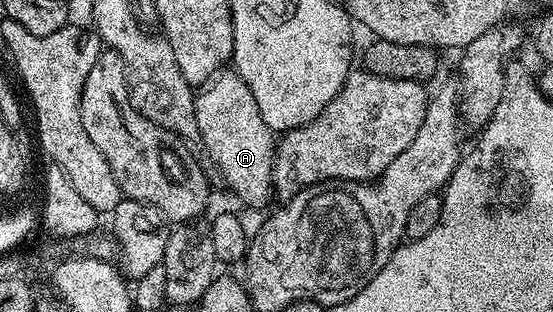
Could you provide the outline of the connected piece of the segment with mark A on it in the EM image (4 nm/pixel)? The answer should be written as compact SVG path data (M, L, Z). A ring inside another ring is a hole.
M234 73L222 75L210 80L195 95L198 142L203 143L208 157L219 166L232 193L251 207L263 207L273 196L277 135L269 129L269 125L265 125L265 117L261 117L261 109L257 109L257 100L253 97L253 89L249 89L246 81Z

